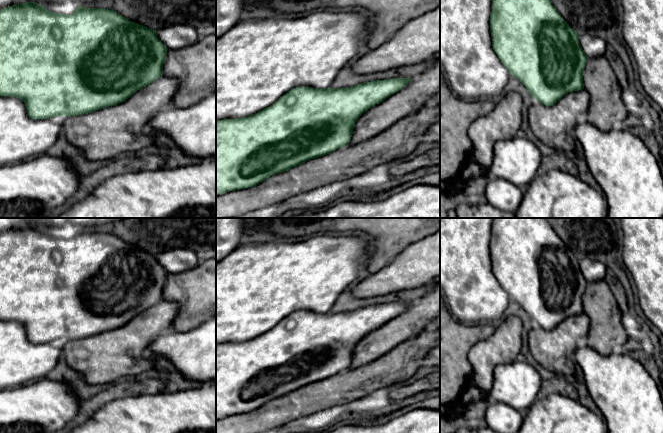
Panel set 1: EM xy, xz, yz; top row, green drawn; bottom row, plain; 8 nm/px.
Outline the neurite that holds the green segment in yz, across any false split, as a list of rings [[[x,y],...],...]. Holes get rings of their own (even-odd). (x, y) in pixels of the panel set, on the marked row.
[[[492,0],[490,32],[494,52],[510,74],[524,85],[533,100],[552,106],[565,94],[584,89],[583,72],[588,57],[580,45],[579,36],[550,0]]]

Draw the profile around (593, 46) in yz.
[[[580,36],[580,45],[588,58],[605,56],[608,44],[599,37]]]

